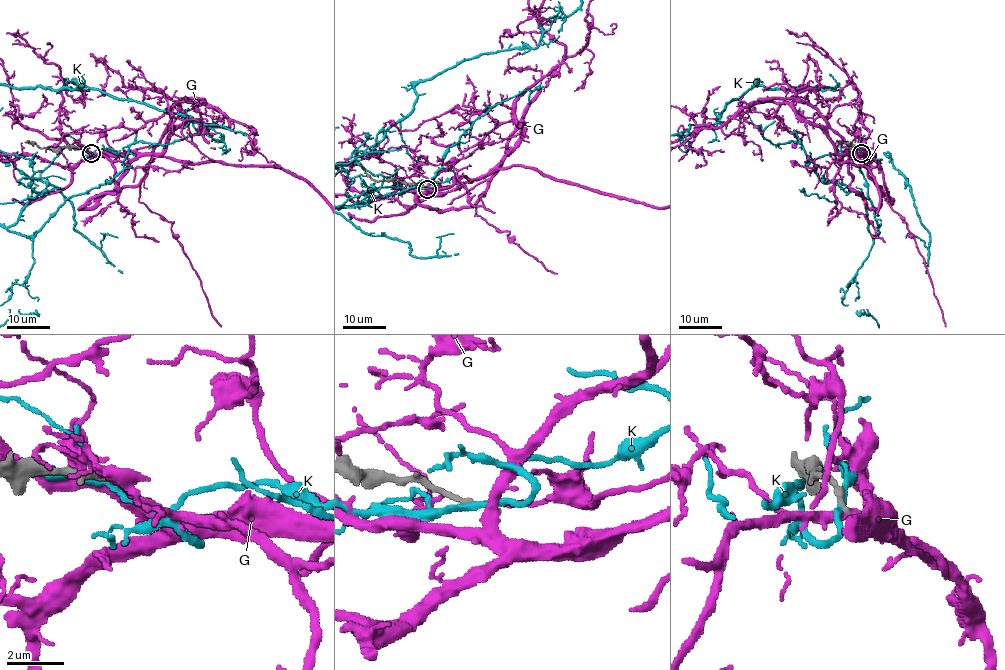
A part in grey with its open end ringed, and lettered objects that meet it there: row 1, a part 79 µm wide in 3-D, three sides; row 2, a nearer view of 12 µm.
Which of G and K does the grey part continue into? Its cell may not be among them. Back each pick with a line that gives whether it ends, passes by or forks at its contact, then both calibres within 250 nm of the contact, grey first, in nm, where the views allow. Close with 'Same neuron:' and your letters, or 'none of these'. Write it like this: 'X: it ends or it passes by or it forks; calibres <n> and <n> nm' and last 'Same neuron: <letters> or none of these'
Same neuron: none of these

